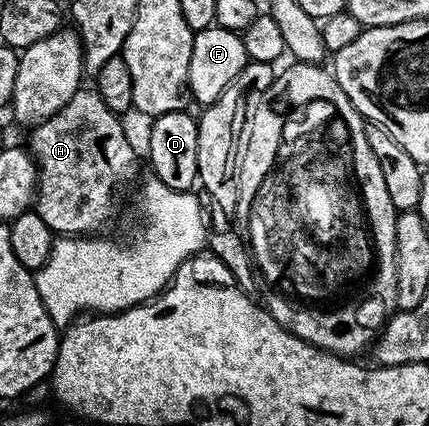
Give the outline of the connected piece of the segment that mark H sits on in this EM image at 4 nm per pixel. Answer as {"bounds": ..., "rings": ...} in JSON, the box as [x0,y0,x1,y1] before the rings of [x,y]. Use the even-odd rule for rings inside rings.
{"bounds":[30,88,136,236],"rings":[[[81,88],[76,91],[74,96],[70,96],[70,100],[58,112],[54,112],[54,116],[50,116],[45,122],[39,122],[37,126],[31,127],[32,146],[30,145],[30,153],[36,162],[36,172],[38,175],[38,185],[34,195],[34,212],[38,216],[42,216],[42,220],[46,220],[46,224],[50,227],[53,235],[56,236],[96,236],[108,226],[108,221],[116,214],[116,190],[123,188],[127,182],[132,182],[136,178],[136,150],[132,147],[132,142],[128,139],[128,134],[124,131],[121,115],[115,114],[110,108],[106,108],[106,100],[102,100],[102,96],[96,93],[92,88]]]}

